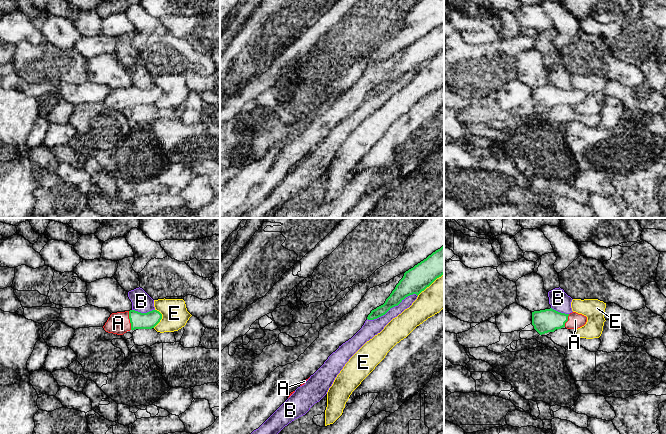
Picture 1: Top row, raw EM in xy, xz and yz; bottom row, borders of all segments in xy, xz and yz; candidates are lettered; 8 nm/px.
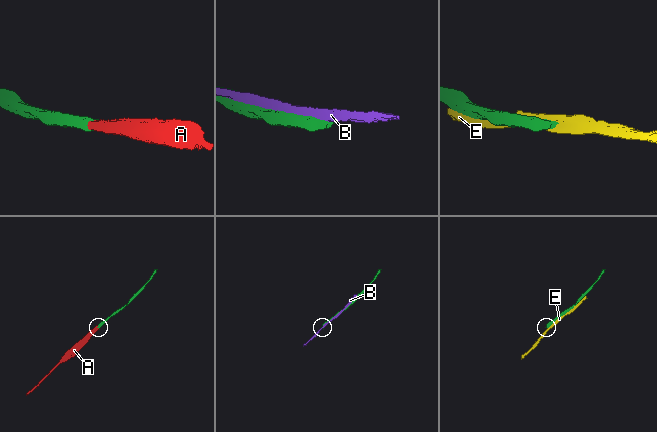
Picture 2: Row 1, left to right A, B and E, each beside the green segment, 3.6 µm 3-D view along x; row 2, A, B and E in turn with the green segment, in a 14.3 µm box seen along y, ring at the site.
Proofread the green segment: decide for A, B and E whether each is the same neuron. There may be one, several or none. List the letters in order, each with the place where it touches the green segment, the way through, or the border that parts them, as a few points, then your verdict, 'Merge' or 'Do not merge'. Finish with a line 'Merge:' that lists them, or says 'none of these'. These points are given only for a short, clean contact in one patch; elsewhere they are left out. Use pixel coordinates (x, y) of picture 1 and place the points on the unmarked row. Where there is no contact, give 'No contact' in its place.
A: Touches green at xy (130, 96). Path across: xy (138, 96), (130, 96), (118, 99). Merge
B: Touches green at xz (392, 83). Do not merge
E: Touches green at xy (161, 94). Do not merge
Merge: A

